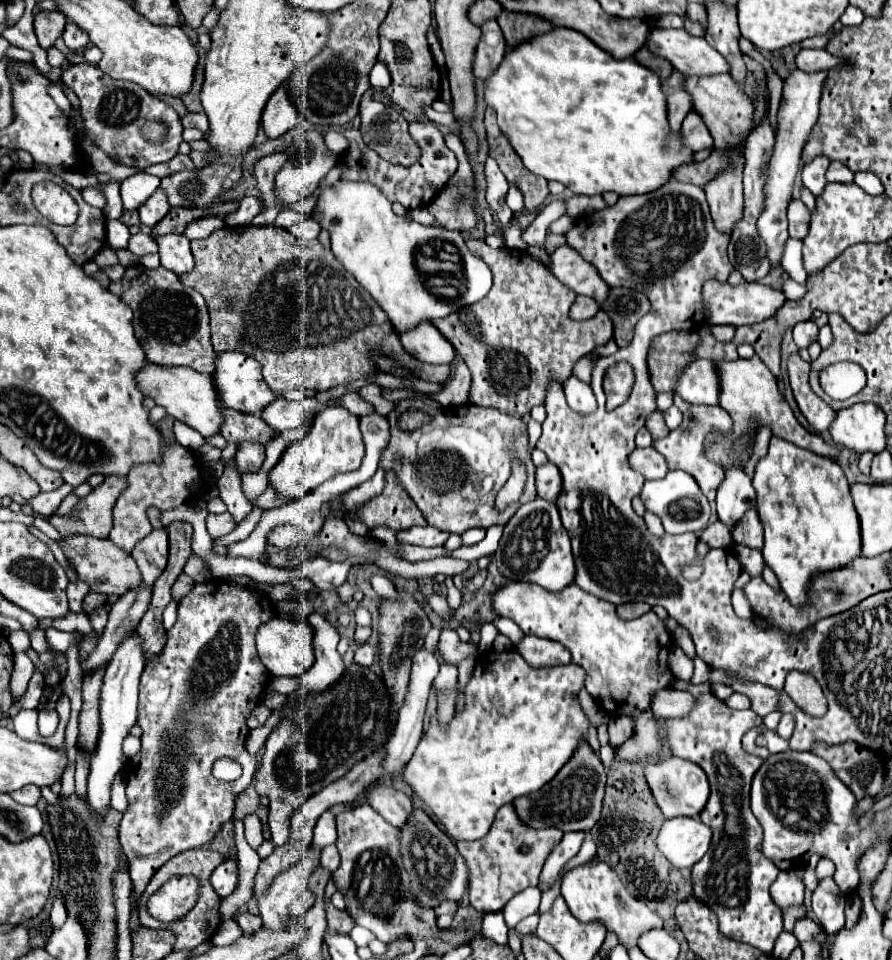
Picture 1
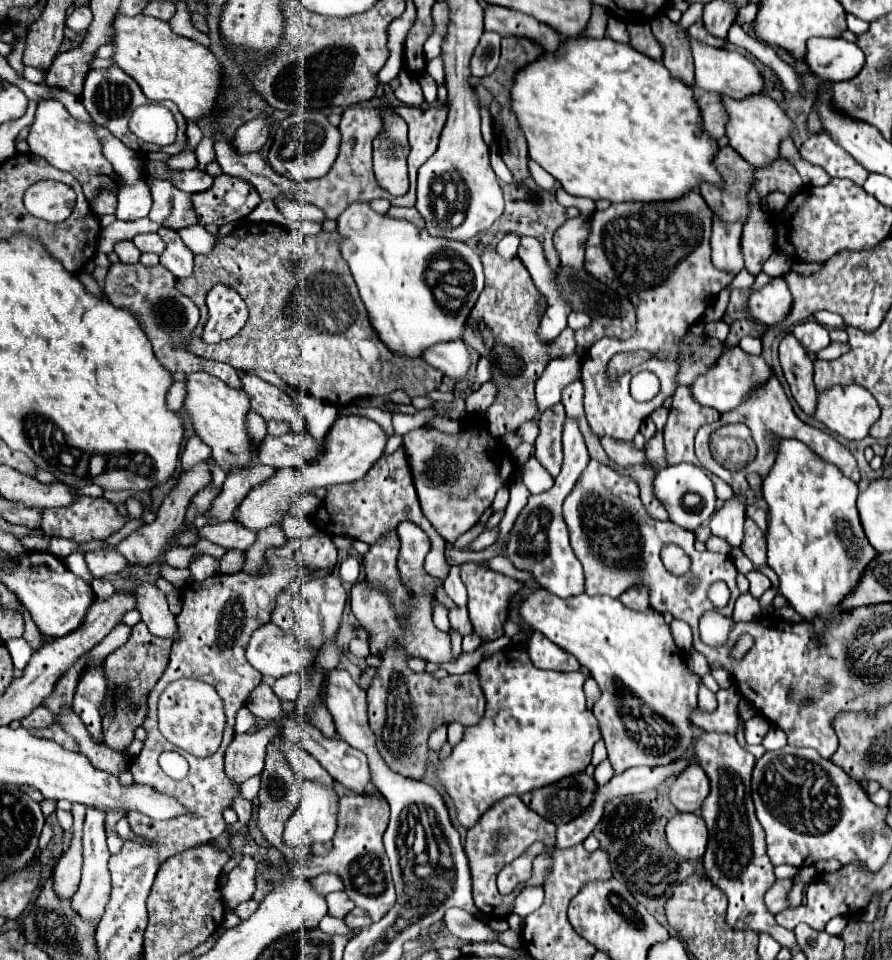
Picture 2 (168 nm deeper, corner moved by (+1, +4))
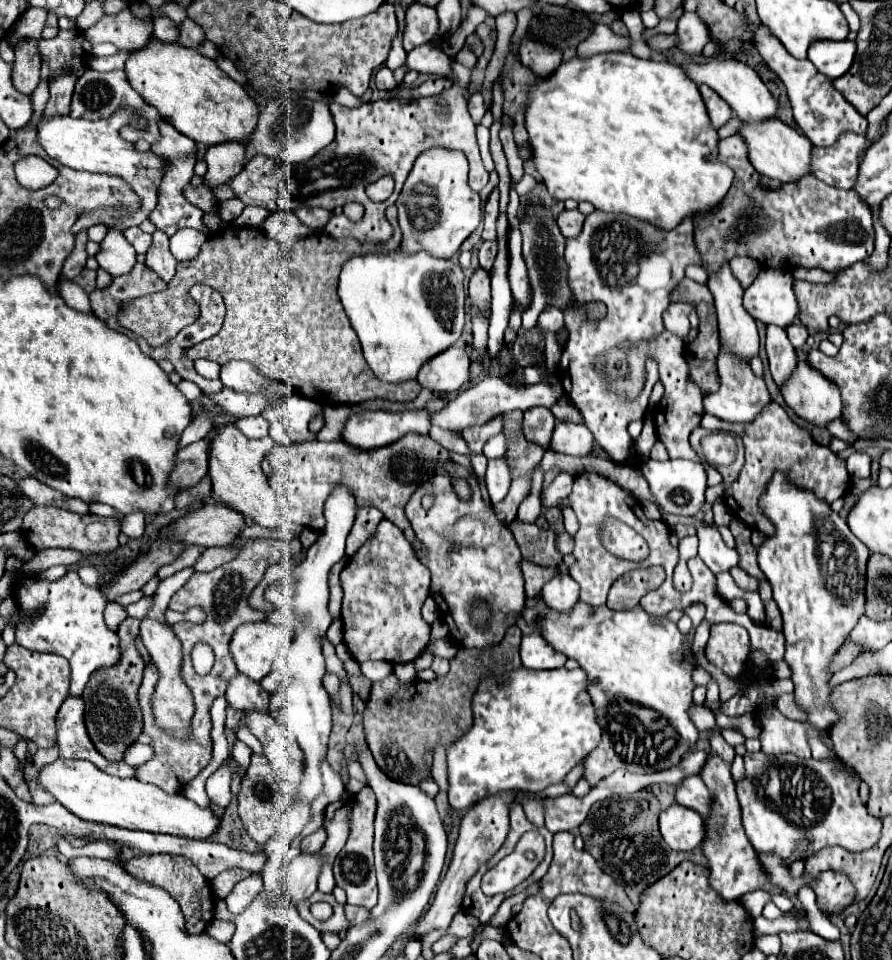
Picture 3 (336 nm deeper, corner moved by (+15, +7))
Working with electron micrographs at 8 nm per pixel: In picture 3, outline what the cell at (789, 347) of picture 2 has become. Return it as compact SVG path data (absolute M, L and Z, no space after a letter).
M768 326L768 336L766 336L766 354L770 360L770 372L778 388L782 388L794 368L796 368L796 350L790 344L786 330L780 326Z

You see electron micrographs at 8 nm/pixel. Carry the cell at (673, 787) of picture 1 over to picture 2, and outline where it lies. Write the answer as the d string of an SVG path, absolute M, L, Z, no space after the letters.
M692 763L670 783L670 799L678 811L698 811L708 793L710 781L696 763Z

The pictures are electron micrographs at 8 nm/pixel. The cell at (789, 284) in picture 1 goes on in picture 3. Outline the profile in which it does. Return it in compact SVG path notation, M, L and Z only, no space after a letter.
M724 262L724 266L720 266L720 270L712 272L708 278L708 288L714 296L716 302L716 314L718 314L718 328L720 328L720 340L722 344L732 350L734 354L740 354L746 362L758 354L758 330L756 330L756 322L754 318L744 310L742 306L742 286L740 282L734 278L730 264Z

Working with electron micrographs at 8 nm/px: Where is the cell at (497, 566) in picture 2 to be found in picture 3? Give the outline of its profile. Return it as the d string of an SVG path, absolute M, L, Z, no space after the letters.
M522 560L520 562L520 570L524 574L526 580L526 596L534 598L540 594L544 582L548 582L548 578L552 578L552 574L556 572L556 568L544 568L544 566L536 566L530 560Z

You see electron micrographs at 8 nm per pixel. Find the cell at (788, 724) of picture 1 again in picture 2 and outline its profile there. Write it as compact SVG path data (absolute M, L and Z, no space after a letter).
M770 727L770 731L766 733L764 741L762 741L762 747L766 751L776 751L776 749L782 749L786 745L786 735L782 729L778 727Z

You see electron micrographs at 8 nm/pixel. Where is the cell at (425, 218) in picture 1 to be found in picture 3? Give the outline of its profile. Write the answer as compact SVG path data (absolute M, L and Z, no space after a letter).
M395 205L386 208L386 218L390 222L394 232L388 242L382 244L360 243L356 238L334 238L334 236L308 236L297 241L292 246L280 244L272 238L266 238L266 234L260 228L252 226L232 226L232 232L218 232L212 234L200 248L200 254L194 260L178 262L176 276L168 282L168 288L156 294L148 294L136 302L130 302L124 312L118 314L118 322L132 330L134 334L142 336L152 348L158 348L160 344L168 344L184 326L197 320L200 310L198 304L190 296L190 288L194 284L208 284L216 288L220 294L224 294L224 300L228 304L226 312L226 326L222 332L212 336L210 340L204 340L188 350L186 356L190 360L208 358L218 364L226 364L230 360L248 360L252 362L260 372L264 372L270 378L276 378L280 382L286 382L288 386L296 388L298 394L312 398L320 402L322 406L330 404L360 404L372 398L384 398L390 402L412 402L422 386L418 380L406 380L400 384L386 384L374 376L370 366L364 360L362 346L358 342L356 332L352 330L348 316L344 314L342 302L336 294L336 282L340 274L340 266L352 256L352 254L366 254L376 252L378 246L386 246L387 251L394 250L402 242L402 230L398 224L398 211Z

